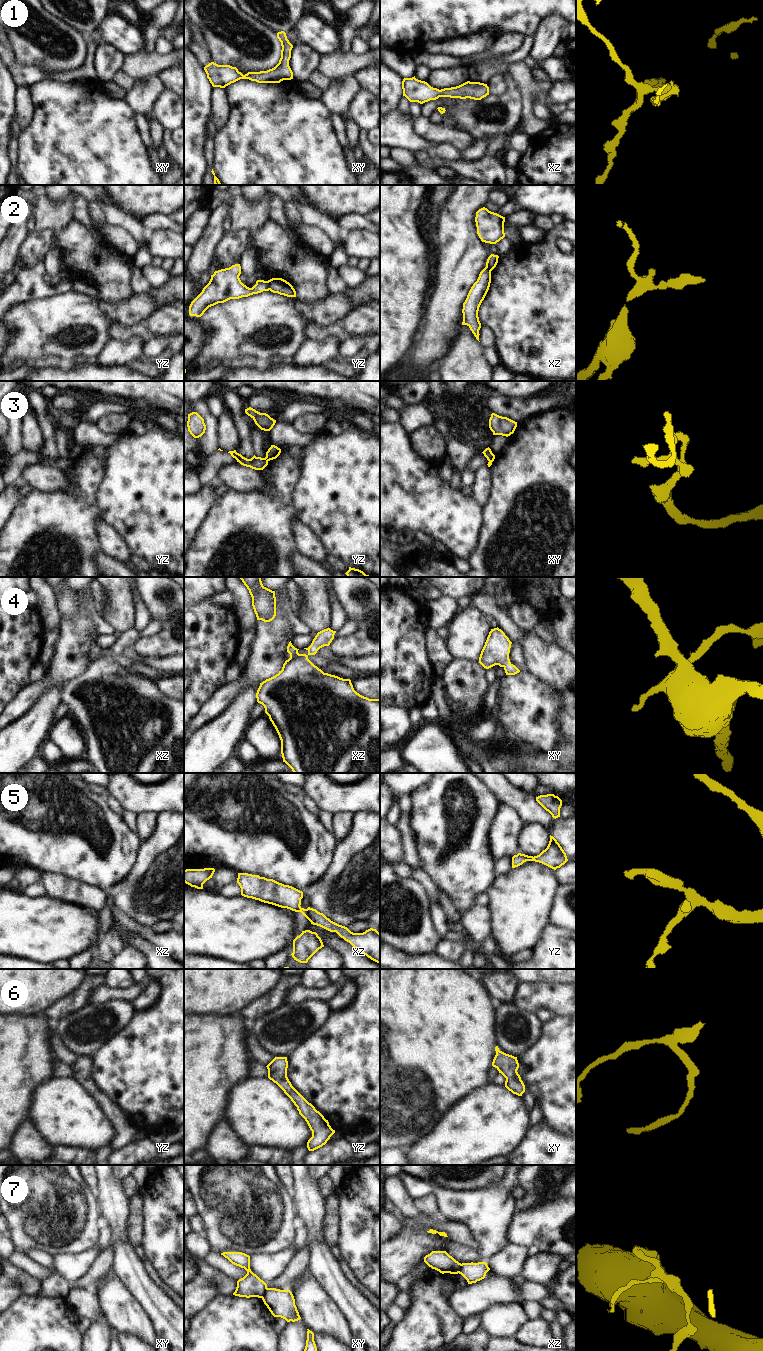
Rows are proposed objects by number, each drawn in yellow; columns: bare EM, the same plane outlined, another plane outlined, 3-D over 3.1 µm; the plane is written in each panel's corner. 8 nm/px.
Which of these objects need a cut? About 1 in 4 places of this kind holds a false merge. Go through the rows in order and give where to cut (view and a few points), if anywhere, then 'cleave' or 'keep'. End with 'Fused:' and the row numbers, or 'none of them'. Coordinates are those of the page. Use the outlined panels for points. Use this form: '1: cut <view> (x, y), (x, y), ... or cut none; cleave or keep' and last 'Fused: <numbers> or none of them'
1: cut none; keep
2: cut yz (267, 281), (270, 289); cleave
3: cut yz (265, 457), (268, 460); cleave
4: cut none; keep
5: cut none; keep
6: cut none; keep
7: cut xy (266, 1287), (265, 1293), (261, 1297); cleave
Fused: 2, 3, 7

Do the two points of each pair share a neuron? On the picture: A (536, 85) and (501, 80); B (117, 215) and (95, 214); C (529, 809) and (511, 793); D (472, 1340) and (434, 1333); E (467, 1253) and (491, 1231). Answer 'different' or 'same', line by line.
A: different
B: different
C: same
D: different
E: different

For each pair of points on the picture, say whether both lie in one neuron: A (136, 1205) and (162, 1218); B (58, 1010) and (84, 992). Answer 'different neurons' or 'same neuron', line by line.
A: different neurons
B: same neuron

